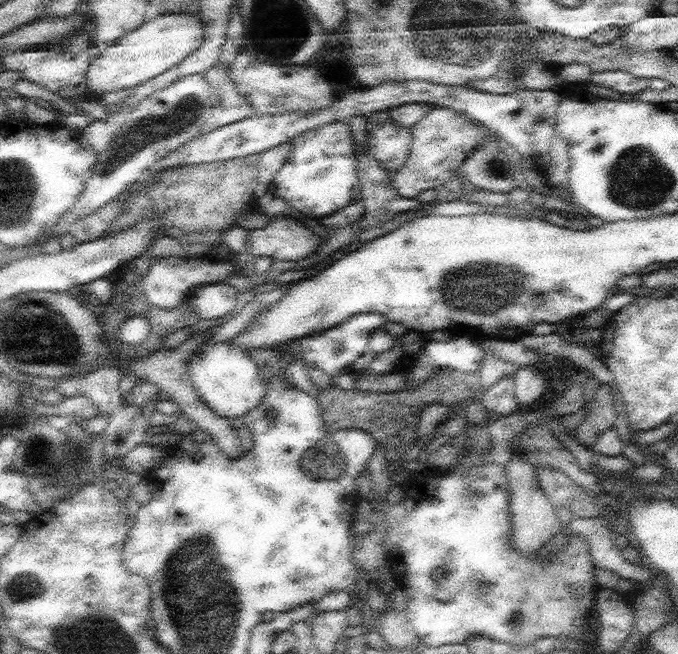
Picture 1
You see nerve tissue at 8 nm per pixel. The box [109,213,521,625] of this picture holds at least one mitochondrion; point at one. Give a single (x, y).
(322, 461)

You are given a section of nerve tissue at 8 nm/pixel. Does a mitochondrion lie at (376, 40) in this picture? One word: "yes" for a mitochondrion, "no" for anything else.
no

